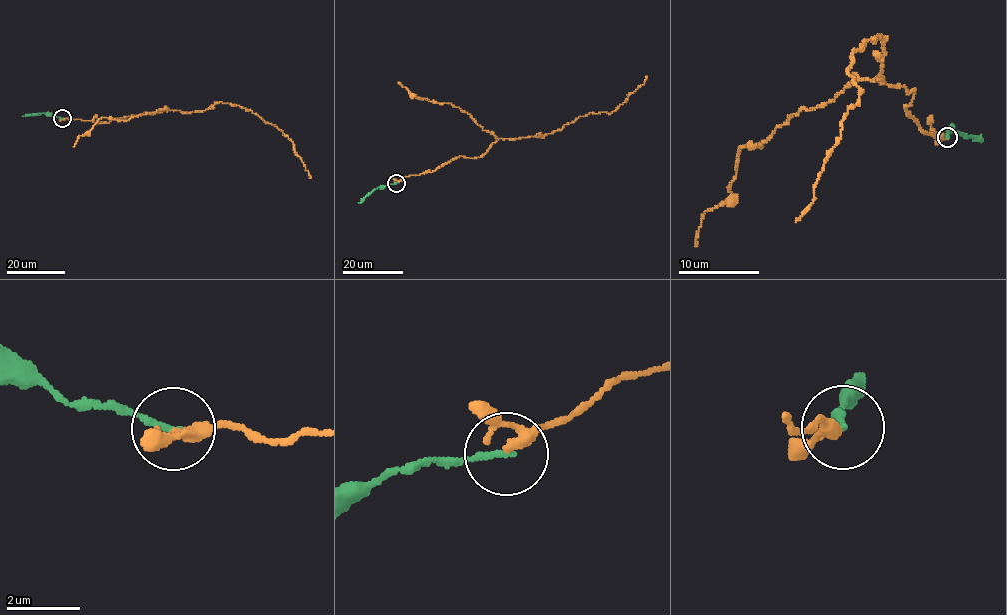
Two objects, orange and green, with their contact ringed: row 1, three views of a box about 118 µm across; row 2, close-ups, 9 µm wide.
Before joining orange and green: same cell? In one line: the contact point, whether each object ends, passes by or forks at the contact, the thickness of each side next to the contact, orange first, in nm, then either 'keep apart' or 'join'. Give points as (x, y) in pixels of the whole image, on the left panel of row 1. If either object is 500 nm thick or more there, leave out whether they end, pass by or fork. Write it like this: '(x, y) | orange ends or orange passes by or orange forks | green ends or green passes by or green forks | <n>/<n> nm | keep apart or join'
(62, 118) | orange passes by | green ends | 240/170 nm | join

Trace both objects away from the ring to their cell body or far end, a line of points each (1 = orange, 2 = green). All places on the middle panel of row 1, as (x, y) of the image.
1: (396, 182), (460, 156), (479, 157), (499, 139), (541, 136), (589, 113), (612, 112), (646, 76)
2: (396, 182), (375, 188), (358, 202)

